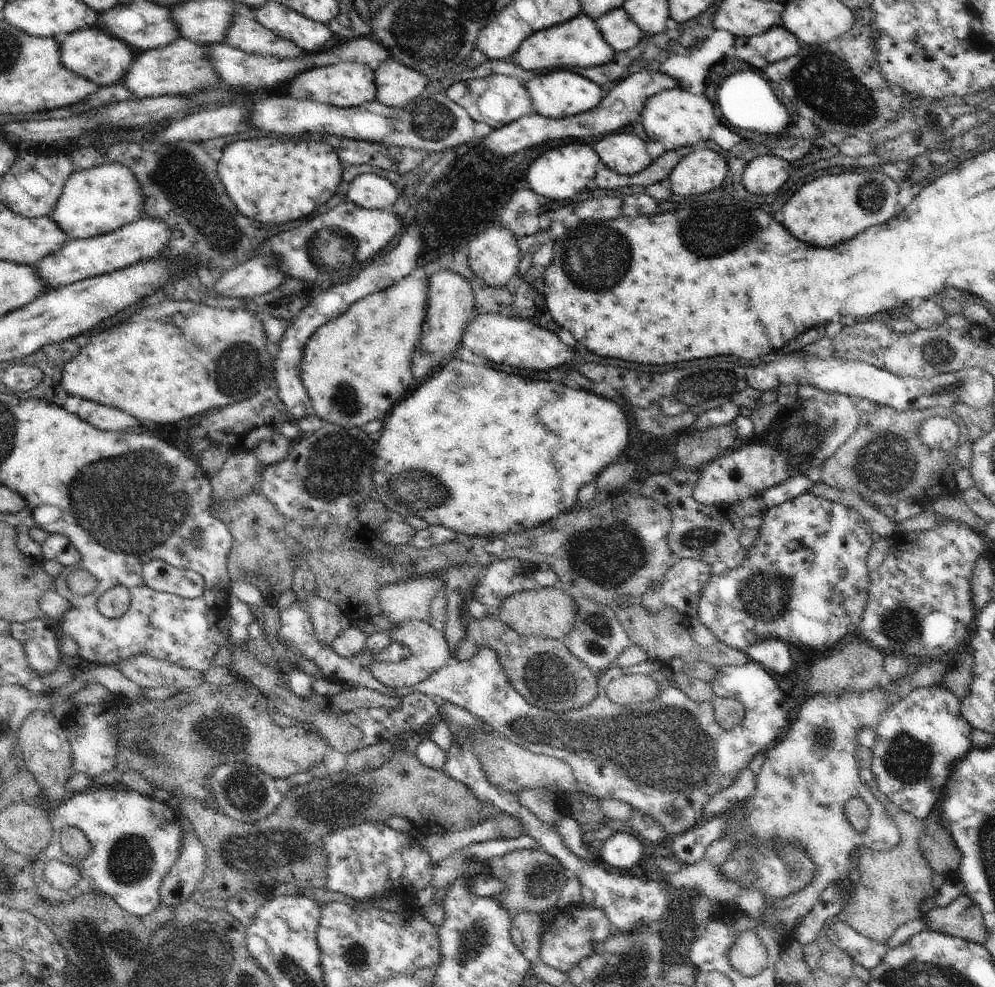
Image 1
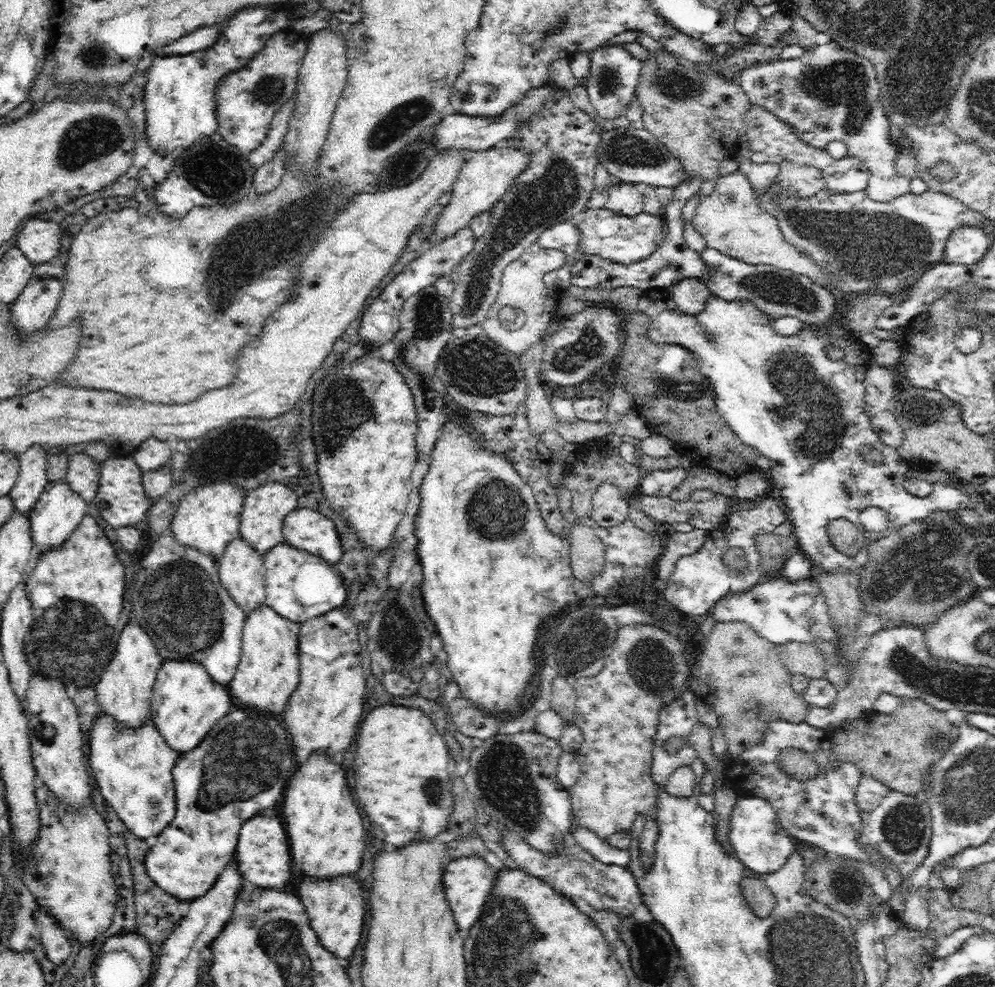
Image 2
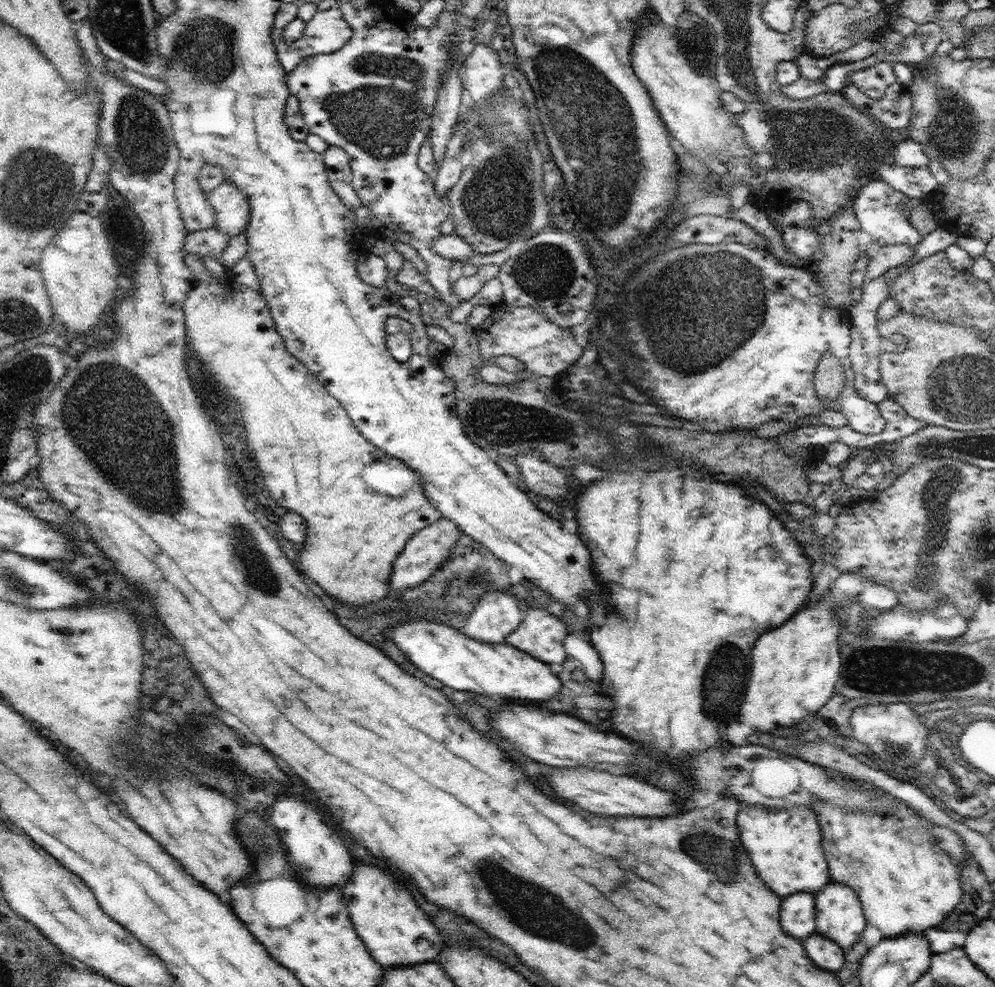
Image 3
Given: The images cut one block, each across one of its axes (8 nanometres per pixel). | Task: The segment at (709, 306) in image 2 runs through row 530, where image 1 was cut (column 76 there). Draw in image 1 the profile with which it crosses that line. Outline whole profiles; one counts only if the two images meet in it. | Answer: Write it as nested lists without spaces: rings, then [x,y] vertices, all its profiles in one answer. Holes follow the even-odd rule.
[[[98,786],[97,789],[88,789],[85,792],[76,793],[65,797],[52,812],[50,818],[52,824],[52,836],[50,836],[50,844],[46,846],[46,850],[42,852],[38,859],[34,860],[33,878],[36,879],[35,887],[38,898],[43,903],[48,903],[50,906],[56,906],[58,899],[63,899],[64,902],[76,900],[76,896],[82,896],[86,892],[102,891],[114,900],[114,902],[126,911],[130,916],[146,917],[150,915],[161,903],[159,889],[161,888],[164,878],[168,872],[174,867],[174,862],[178,859],[182,846],[180,840],[184,840],[184,830],[180,828],[180,821],[177,814],[164,805],[164,802],[156,800],[153,796],[141,794],[132,789],[123,787]],[[64,828],[78,828],[84,832],[88,841],[92,844],[92,853],[74,861],[62,850],[60,833]],[[57,859],[64,862],[73,862],[82,868],[82,880],[71,888],[65,894],[60,894],[57,890],[52,890],[50,886],[44,883],[44,866],[46,861]]]

